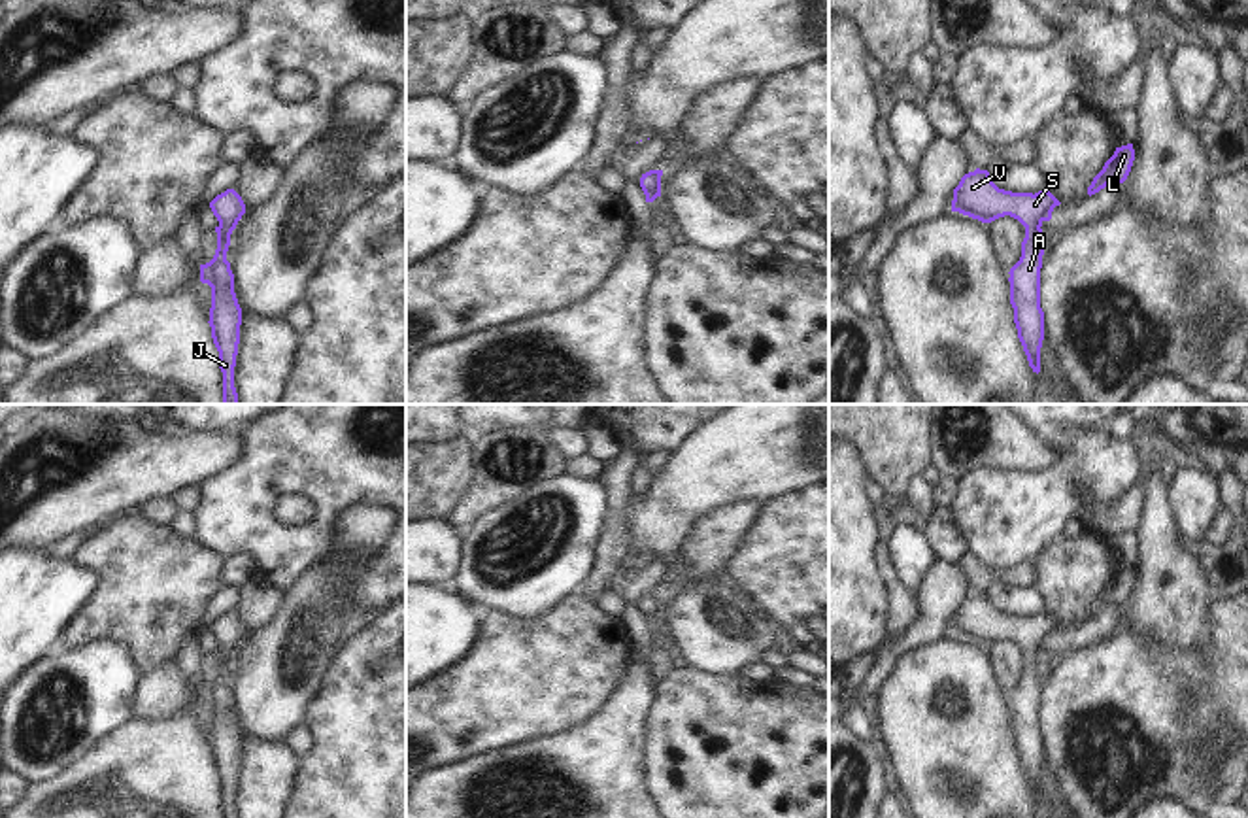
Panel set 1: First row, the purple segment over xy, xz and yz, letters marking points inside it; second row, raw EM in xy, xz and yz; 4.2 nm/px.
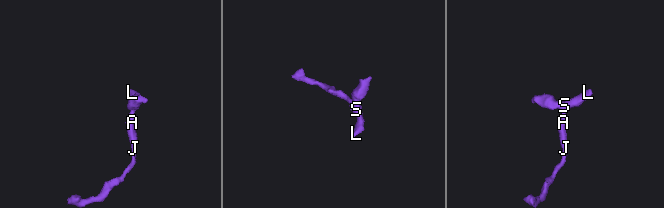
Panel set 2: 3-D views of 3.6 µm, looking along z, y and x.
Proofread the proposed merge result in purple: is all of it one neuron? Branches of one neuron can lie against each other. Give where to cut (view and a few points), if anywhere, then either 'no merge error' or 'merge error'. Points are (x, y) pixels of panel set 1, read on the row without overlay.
no cut | no merge error

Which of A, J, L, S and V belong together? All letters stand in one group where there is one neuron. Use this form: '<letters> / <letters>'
A J L S V

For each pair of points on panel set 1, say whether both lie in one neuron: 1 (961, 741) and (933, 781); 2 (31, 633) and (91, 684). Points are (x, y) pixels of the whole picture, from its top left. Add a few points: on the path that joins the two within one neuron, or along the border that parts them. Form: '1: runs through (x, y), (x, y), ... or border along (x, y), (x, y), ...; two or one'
1: runs through (952, 750), (952, 762), (943, 771); one
2: border along (59, 647), (38, 658), (19, 675); two

